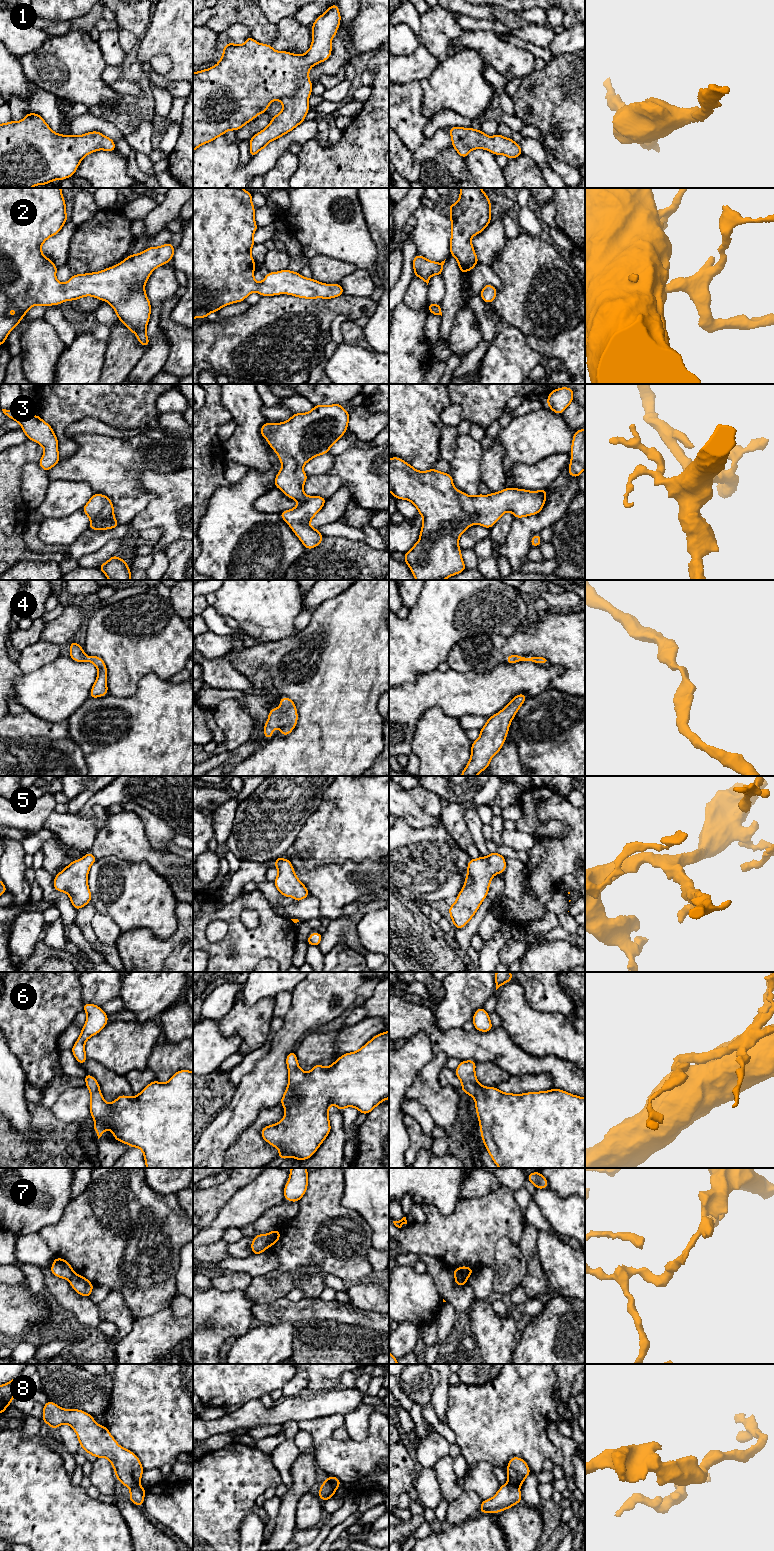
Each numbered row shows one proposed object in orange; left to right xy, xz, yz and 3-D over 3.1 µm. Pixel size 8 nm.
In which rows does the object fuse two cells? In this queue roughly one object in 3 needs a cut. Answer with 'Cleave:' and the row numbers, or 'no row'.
Cleave: 7, 8

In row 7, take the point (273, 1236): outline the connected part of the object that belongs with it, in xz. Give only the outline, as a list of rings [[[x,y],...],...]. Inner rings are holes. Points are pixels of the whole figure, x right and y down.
[[[275,1229],[268,1233],[268,1241],[269,1241],[269,1246],[272,1247],[281,1237],[280,1232]]]

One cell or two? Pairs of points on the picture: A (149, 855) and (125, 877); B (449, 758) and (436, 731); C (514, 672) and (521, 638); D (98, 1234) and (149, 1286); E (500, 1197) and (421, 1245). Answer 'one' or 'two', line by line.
A: two
B: one
C: two
D: one
E: one

